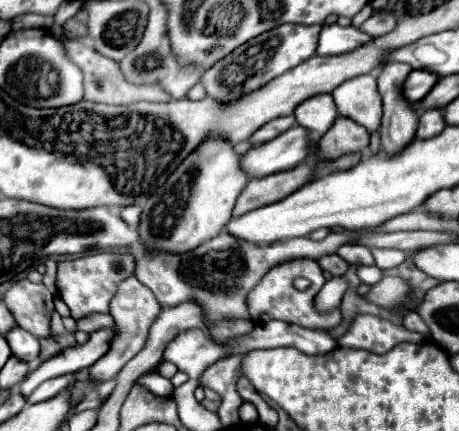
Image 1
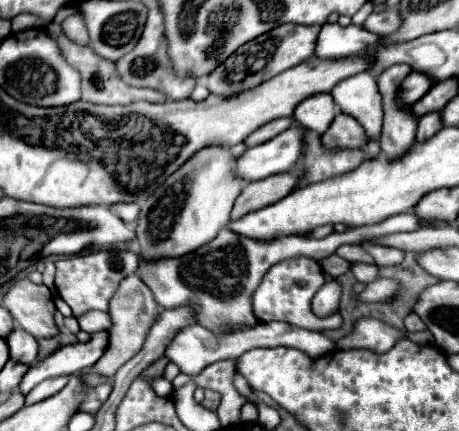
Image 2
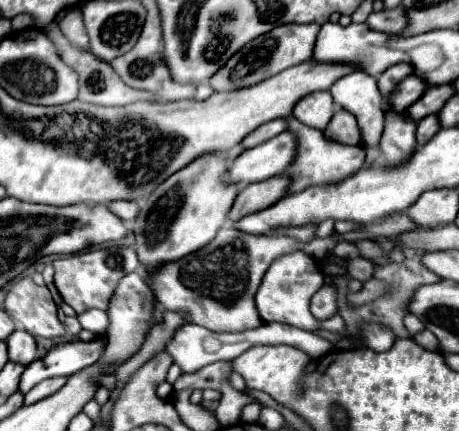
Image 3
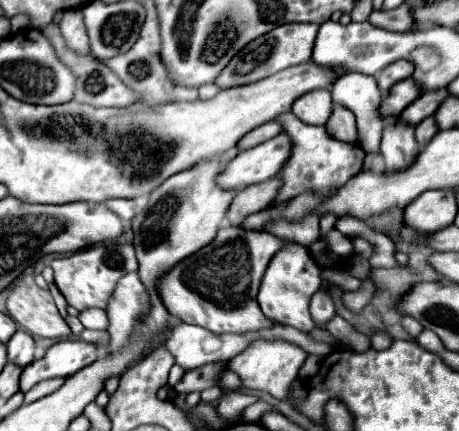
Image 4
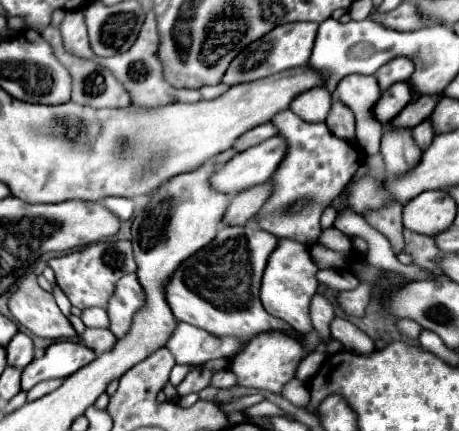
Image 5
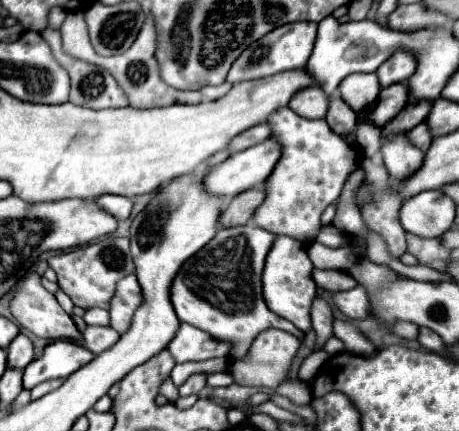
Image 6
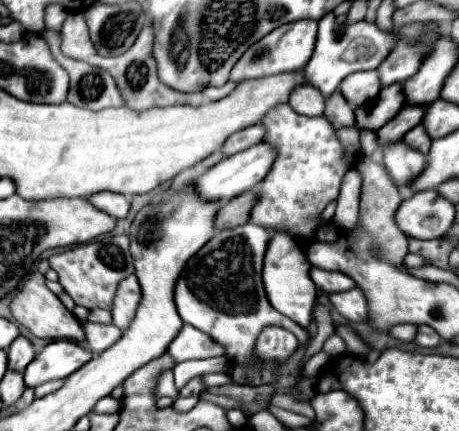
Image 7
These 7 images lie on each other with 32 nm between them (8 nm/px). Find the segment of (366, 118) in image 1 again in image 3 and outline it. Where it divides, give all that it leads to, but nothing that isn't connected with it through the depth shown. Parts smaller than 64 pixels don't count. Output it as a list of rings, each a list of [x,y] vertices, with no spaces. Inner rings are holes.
[[[352,72],[334,82],[332,98],[334,104],[356,116],[364,148],[376,148],[384,128],[382,94],[376,80],[366,72]]]

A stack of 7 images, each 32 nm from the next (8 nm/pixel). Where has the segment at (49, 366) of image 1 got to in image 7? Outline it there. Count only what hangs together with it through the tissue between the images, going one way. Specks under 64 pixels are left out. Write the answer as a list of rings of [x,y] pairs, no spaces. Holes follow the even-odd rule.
[[[58,340],[50,342],[24,370],[24,380],[28,388],[36,388],[44,382],[68,378],[80,366],[90,360],[90,352],[84,350],[80,344]]]

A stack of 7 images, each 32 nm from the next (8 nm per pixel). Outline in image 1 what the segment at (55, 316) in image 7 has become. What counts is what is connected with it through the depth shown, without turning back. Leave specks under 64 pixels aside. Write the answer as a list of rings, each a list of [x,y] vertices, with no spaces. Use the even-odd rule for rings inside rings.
[[[28,278],[15,281],[4,294],[4,304],[16,324],[36,338],[50,338],[50,316],[54,312],[52,294],[44,284],[32,284]]]

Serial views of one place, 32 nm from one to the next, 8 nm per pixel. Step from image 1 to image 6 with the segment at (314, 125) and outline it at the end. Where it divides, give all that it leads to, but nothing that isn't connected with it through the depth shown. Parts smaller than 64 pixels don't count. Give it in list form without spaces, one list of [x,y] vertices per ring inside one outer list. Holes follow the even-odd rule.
[[[308,86],[302,92],[298,90],[288,106],[304,118],[324,118],[328,110],[328,96],[318,86]]]

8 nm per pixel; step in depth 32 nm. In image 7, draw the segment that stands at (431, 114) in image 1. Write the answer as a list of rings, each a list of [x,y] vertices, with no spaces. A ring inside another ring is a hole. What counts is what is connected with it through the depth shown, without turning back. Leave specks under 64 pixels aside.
[[[418,124],[416,128],[412,128],[412,130],[402,138],[402,142],[408,144],[410,148],[414,148],[414,150],[420,150],[422,154],[428,154],[430,144],[432,144],[432,140],[428,138],[428,134],[424,132],[424,128],[422,128],[420,124]]]

